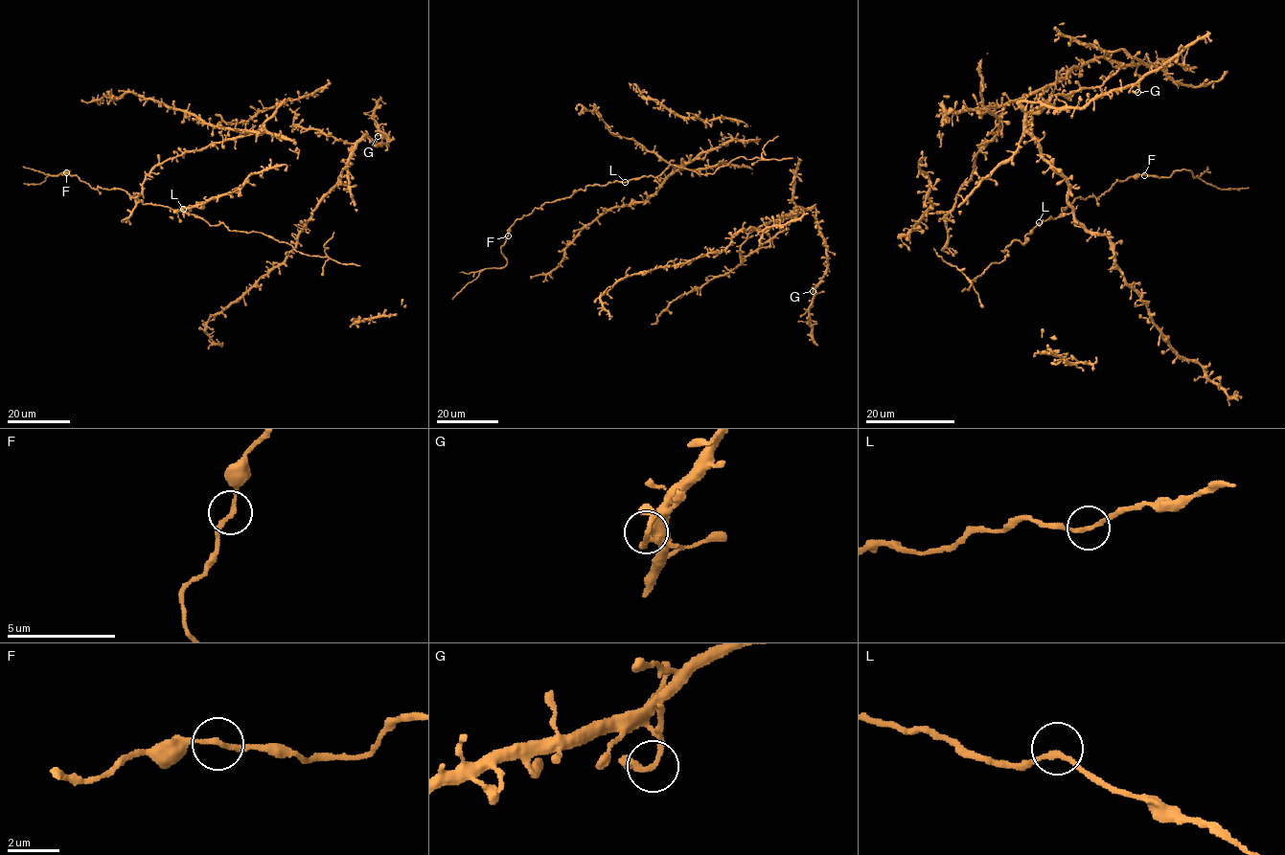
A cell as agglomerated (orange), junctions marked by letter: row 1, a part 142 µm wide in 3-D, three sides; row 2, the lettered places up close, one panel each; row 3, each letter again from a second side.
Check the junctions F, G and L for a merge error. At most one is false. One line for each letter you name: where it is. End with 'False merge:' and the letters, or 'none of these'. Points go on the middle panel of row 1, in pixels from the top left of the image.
F: place (508, 236)
False merge: F

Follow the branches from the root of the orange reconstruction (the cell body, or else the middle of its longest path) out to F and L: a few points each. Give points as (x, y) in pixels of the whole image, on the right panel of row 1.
F: (982, 273), (1077, 197), (1098, 198), (1116, 181), (1145, 175)
L: (982, 273), (992, 263), (1005, 259), (1009, 252), (1002, 251), (1015, 240), (1024, 243), (1025, 236), (1039, 222)

